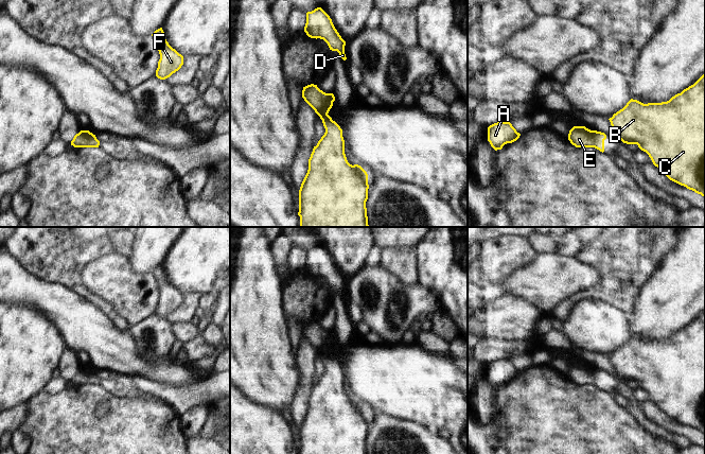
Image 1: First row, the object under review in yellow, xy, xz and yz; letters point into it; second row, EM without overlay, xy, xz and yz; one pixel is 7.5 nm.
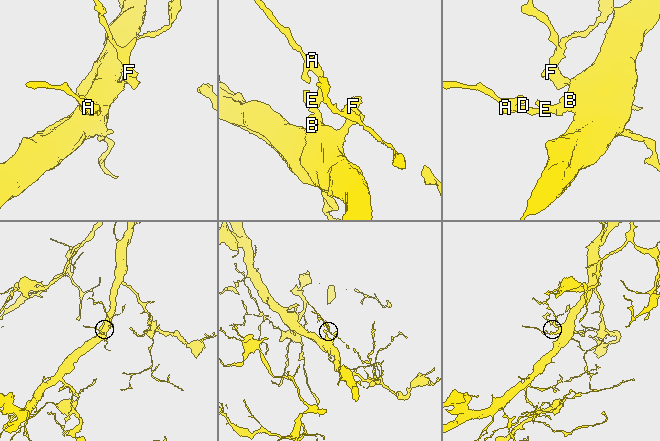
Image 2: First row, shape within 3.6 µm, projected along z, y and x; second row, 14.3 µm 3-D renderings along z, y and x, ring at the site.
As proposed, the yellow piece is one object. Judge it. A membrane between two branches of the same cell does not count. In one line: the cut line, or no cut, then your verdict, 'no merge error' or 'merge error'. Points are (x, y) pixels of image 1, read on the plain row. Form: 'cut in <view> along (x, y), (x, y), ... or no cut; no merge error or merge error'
cut in yz along (591, 368), (594, 384); merge error

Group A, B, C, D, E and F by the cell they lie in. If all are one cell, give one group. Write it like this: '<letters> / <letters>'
A D E / B C F

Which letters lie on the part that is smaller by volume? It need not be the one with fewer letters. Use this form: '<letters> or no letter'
A, D, E.

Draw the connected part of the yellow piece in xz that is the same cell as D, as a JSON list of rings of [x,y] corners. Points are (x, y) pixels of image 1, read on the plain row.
[[[321,245],[306,250],[304,269],[311,276],[323,277],[330,287],[337,289],[343,298],[347,297],[345,292],[346,279],[335,266],[330,254]]]

